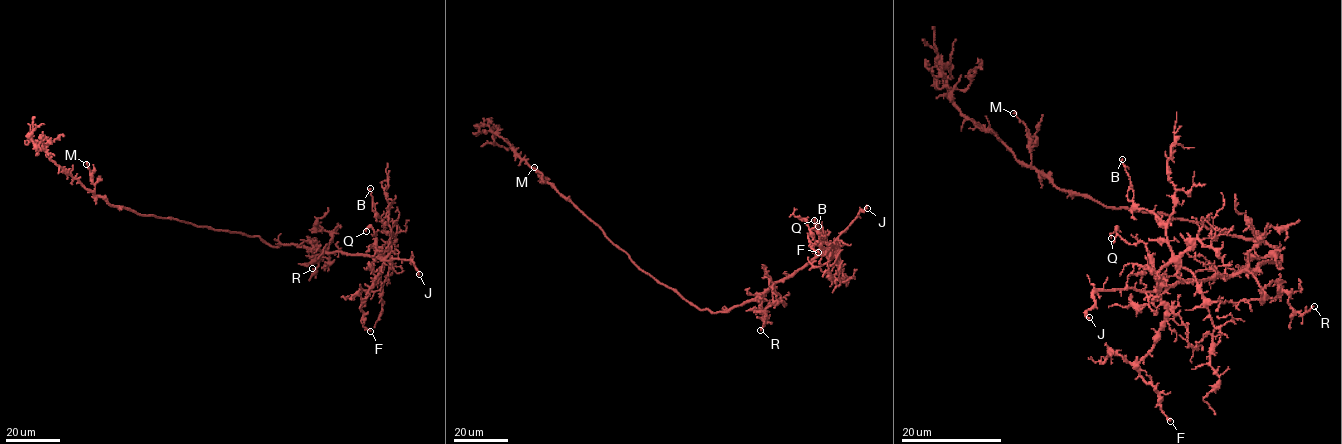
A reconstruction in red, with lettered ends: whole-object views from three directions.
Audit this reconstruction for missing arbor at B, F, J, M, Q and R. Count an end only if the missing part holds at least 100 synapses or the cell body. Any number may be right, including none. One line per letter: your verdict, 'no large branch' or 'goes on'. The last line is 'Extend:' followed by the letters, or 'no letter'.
B: no large branch
F: no large branch
J: goes on
M: no large branch
Q: no large branch
R: no large branch
Extend: J

